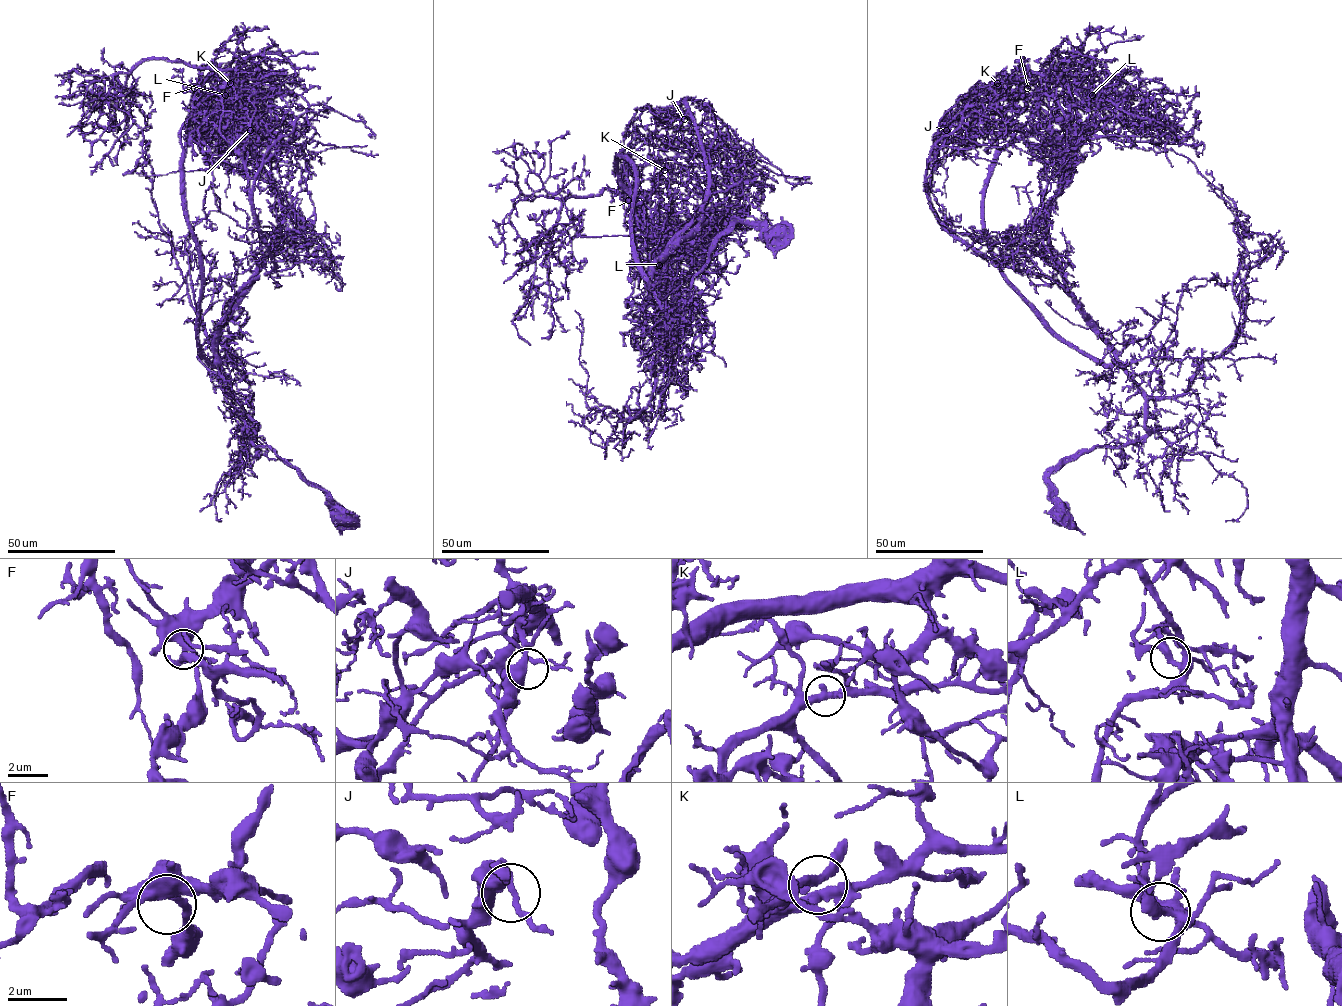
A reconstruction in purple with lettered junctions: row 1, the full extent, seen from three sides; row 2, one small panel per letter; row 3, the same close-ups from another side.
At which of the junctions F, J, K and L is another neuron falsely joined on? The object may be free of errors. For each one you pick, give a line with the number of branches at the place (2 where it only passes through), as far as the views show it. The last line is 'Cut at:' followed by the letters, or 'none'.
Cut at: none

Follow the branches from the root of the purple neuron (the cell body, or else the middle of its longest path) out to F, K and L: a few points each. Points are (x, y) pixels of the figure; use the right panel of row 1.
F: (1059, 518), (1057, 468), (1149, 430), (1140, 389), (1069, 346), (987, 239), (999, 112), (1027, 88)
K: (1059, 518), (1049, 476), (1145, 438), (1146, 398), (1117, 365), (1069, 346), (995, 256), (984, 192), (997, 83)
L: (1059, 518), (1057, 468), (1149, 433), (1145, 396), (1069, 290), (1048, 235), (1076, 145), (1070, 112), (1091, 94)

